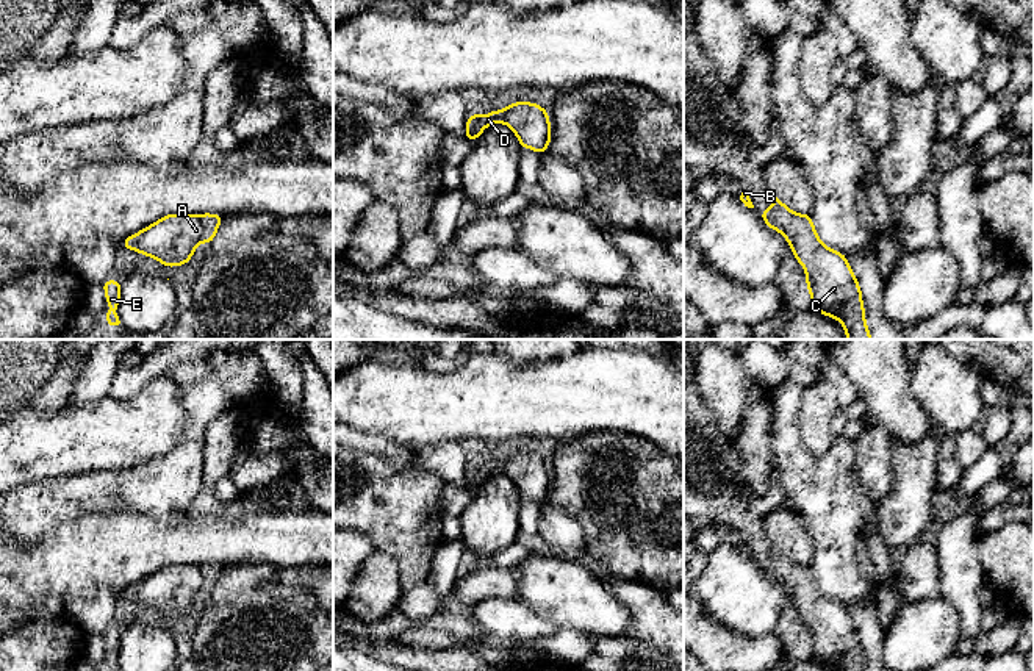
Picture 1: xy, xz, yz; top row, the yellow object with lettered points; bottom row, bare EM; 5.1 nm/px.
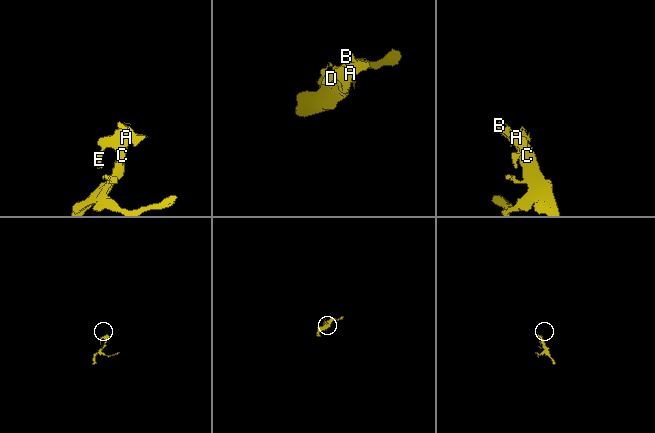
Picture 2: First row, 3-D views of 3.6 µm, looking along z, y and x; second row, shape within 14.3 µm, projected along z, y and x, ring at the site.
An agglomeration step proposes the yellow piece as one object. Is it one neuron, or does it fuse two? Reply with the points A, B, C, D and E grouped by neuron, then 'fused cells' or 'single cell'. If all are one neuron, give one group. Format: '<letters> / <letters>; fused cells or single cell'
A B C D E; single cell

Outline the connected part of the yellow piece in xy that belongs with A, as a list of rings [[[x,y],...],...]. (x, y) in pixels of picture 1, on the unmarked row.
[[[174,563],[125,588],[122,596],[155,608],[163,616],[183,616],[192,608],[199,593],[211,594],[221,572],[221,565]]]

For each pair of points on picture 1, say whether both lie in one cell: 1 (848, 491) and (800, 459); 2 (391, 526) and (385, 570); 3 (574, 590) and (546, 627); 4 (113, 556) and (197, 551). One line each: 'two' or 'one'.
1: one
2: two
3: two
4: one

